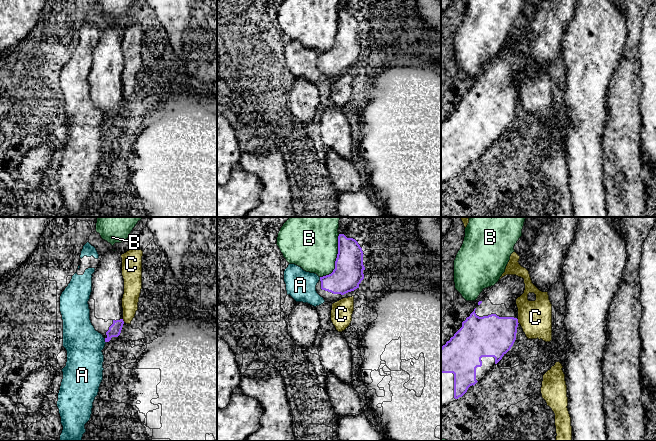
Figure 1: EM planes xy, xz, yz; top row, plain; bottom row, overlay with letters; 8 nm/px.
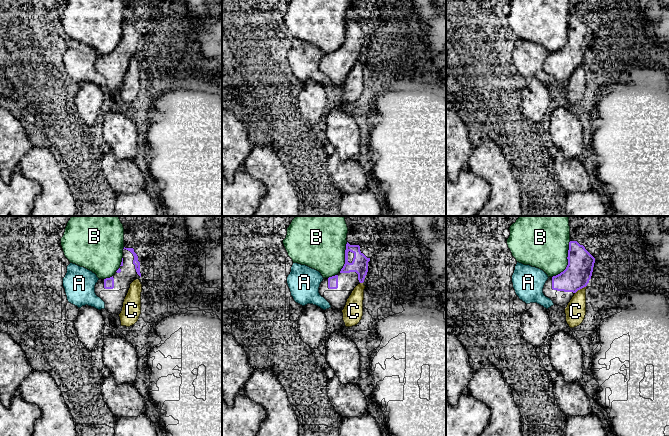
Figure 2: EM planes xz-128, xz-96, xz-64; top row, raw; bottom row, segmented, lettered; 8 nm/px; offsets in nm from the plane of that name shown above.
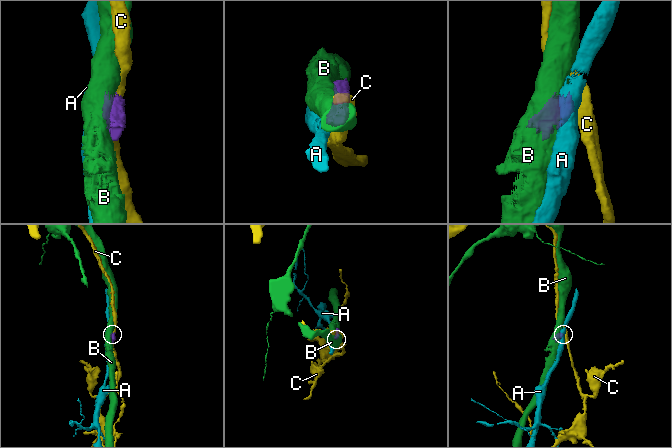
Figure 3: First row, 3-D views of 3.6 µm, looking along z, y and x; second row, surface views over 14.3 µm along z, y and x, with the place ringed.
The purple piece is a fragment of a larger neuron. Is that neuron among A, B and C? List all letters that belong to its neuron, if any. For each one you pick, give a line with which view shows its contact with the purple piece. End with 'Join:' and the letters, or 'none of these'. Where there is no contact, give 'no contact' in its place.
Join: none of these

